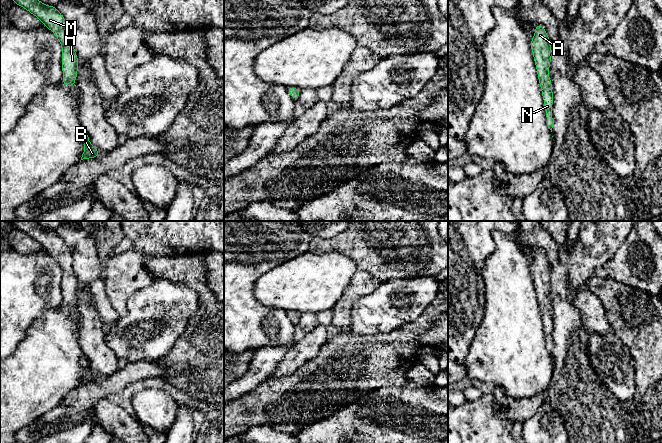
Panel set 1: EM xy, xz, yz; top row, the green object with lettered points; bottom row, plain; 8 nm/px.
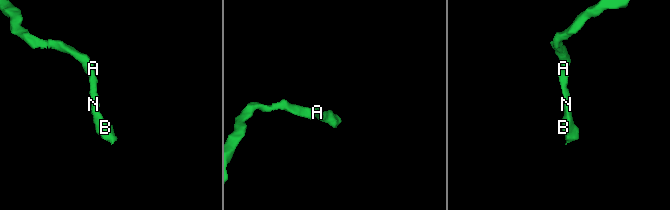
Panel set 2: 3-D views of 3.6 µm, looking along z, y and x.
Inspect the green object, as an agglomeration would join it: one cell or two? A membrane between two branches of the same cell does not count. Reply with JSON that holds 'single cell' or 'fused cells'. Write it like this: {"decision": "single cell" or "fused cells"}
{"decision": "single cell"}

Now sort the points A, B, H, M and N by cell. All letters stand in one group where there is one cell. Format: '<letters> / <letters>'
A B H M N

